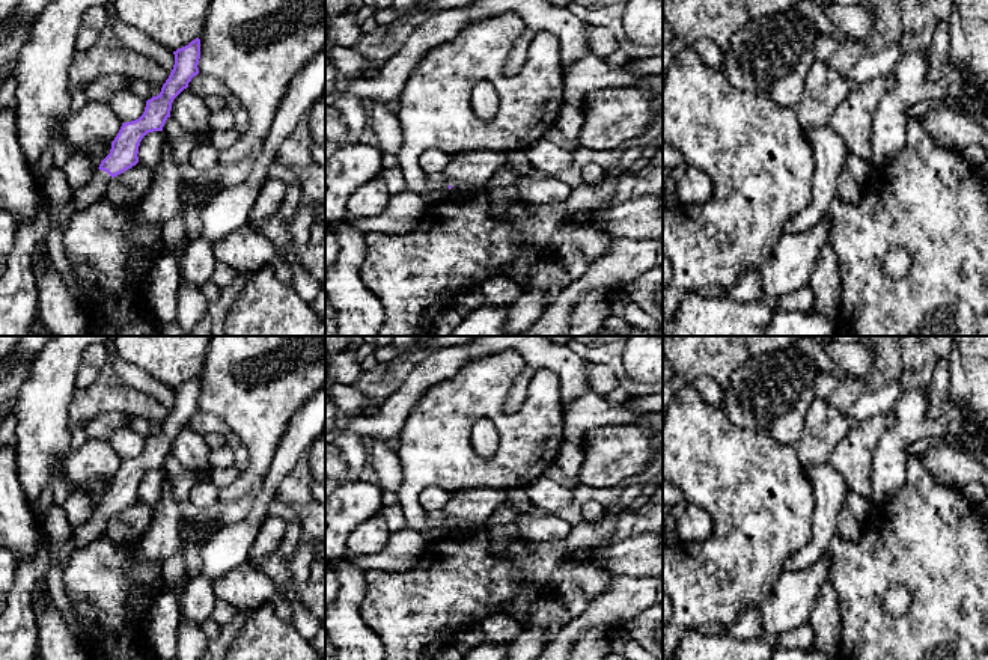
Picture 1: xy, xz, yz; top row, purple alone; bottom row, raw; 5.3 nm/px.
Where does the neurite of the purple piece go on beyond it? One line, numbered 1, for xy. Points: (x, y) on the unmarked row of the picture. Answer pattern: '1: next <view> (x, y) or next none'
1: next xy (95, 523)

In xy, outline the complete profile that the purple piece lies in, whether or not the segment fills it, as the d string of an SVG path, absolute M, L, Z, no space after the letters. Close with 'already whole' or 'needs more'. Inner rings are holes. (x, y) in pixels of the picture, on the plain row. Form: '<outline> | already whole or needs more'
M199 375L178 386L173 392L175 402L161 429L146 438L145 449L139 457L122 461L117 473L111 479L110 491L101 499L98 508L89 512L80 527L69 529L68 539L59 545L57 568L60 574L74 550L104 535L110 517L139 500L137 491L142 476L148 470L163 469L166 458L170 455L173 437L187 426L191 416L199 411Z | needs more

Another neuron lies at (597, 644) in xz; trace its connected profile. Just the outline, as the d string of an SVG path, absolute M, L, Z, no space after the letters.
M622 624L590 630L581 640L574 645L569 660L604 660L607 654L613 652L613 634L622 631Z

